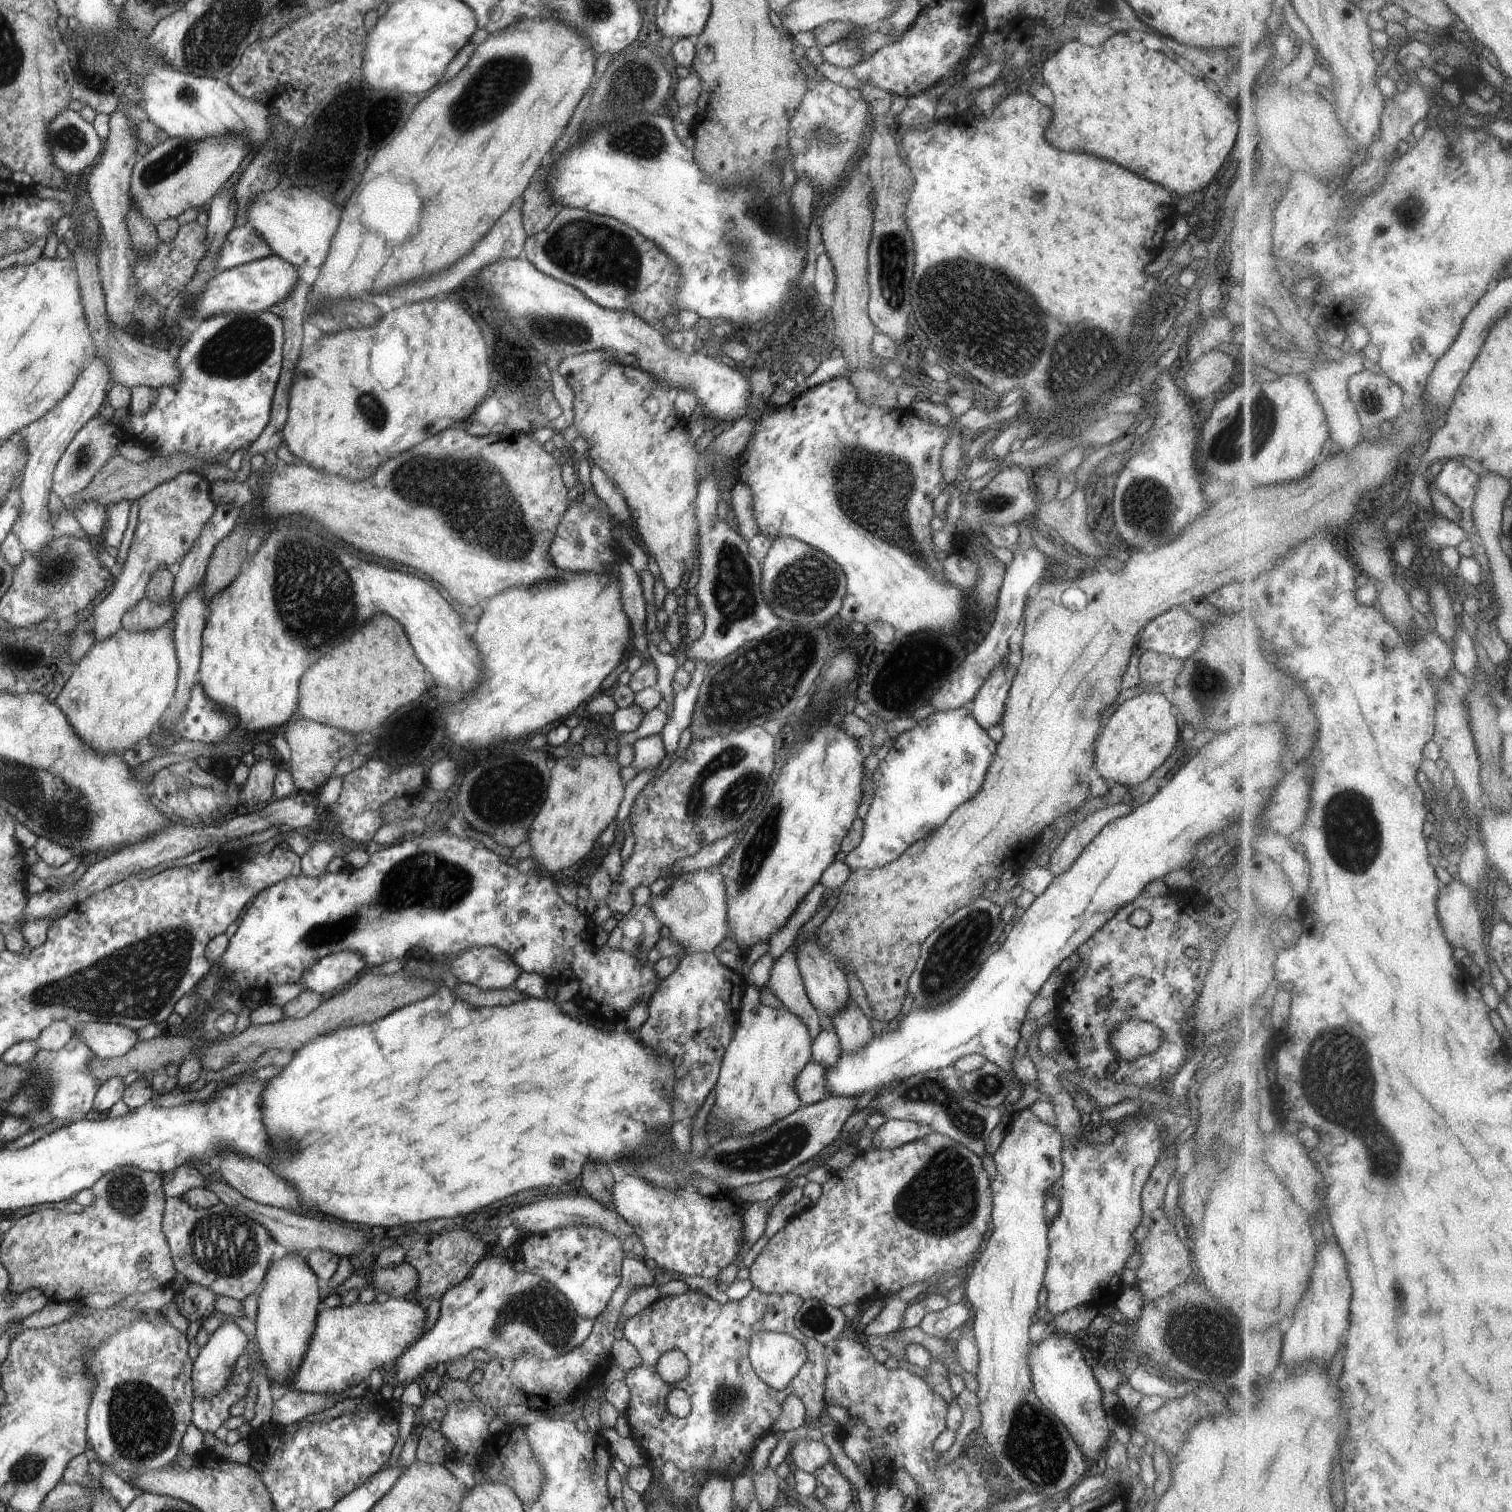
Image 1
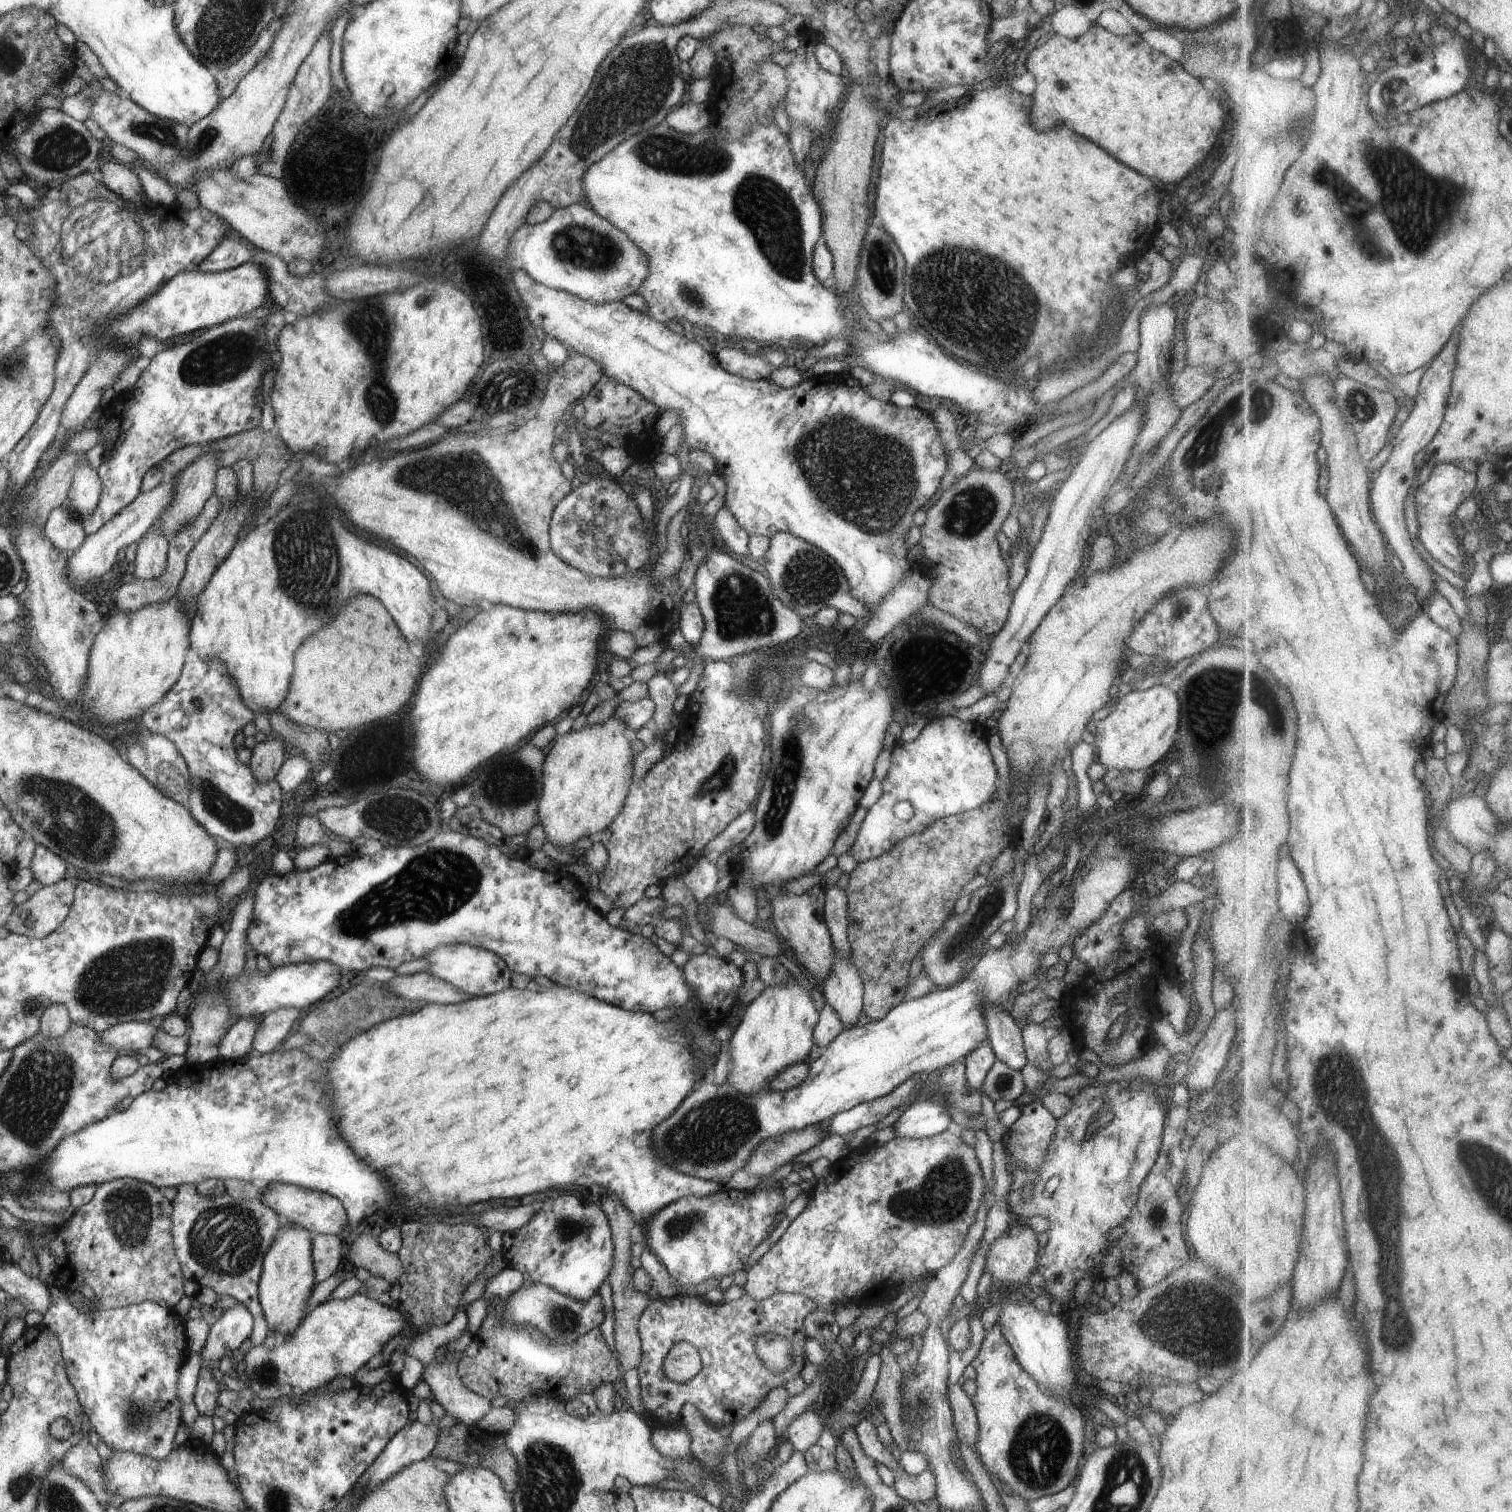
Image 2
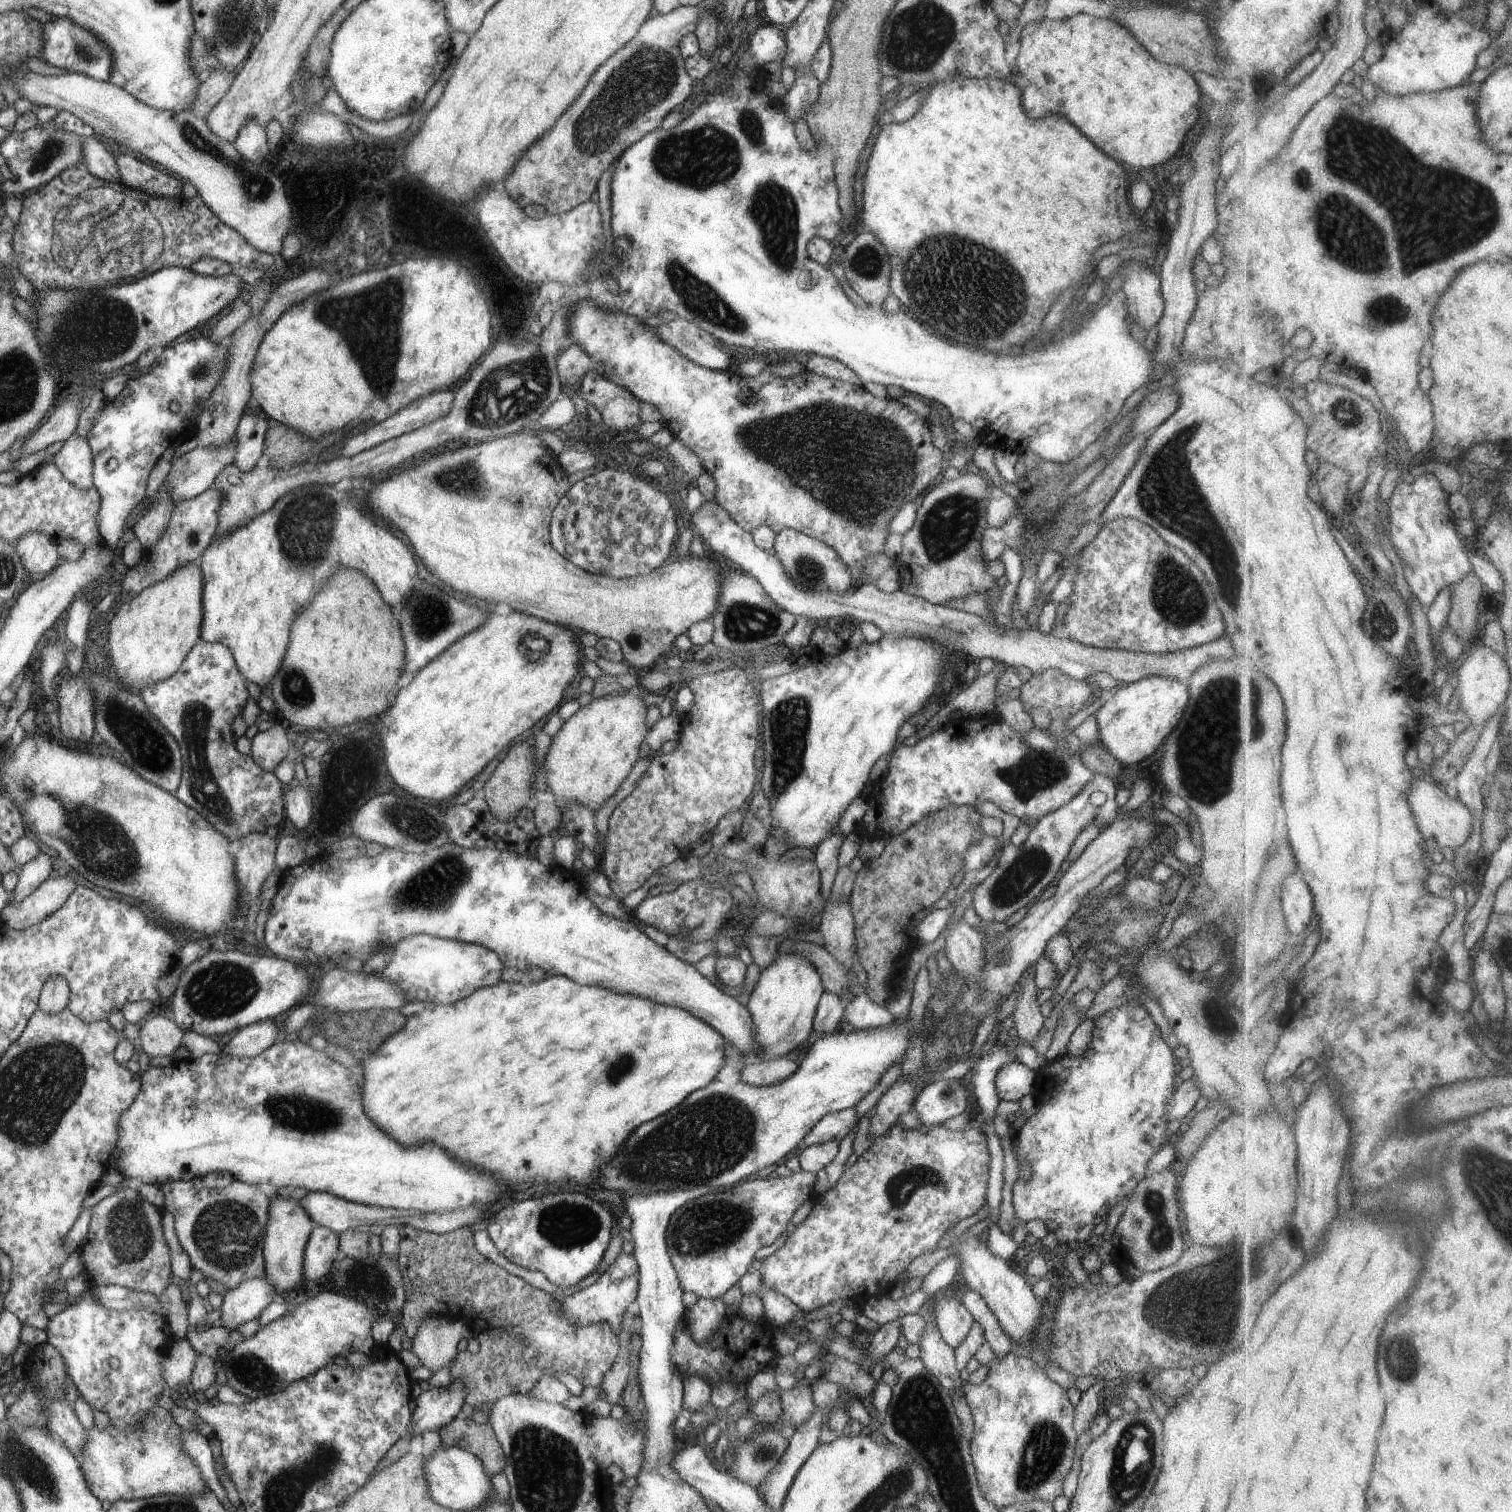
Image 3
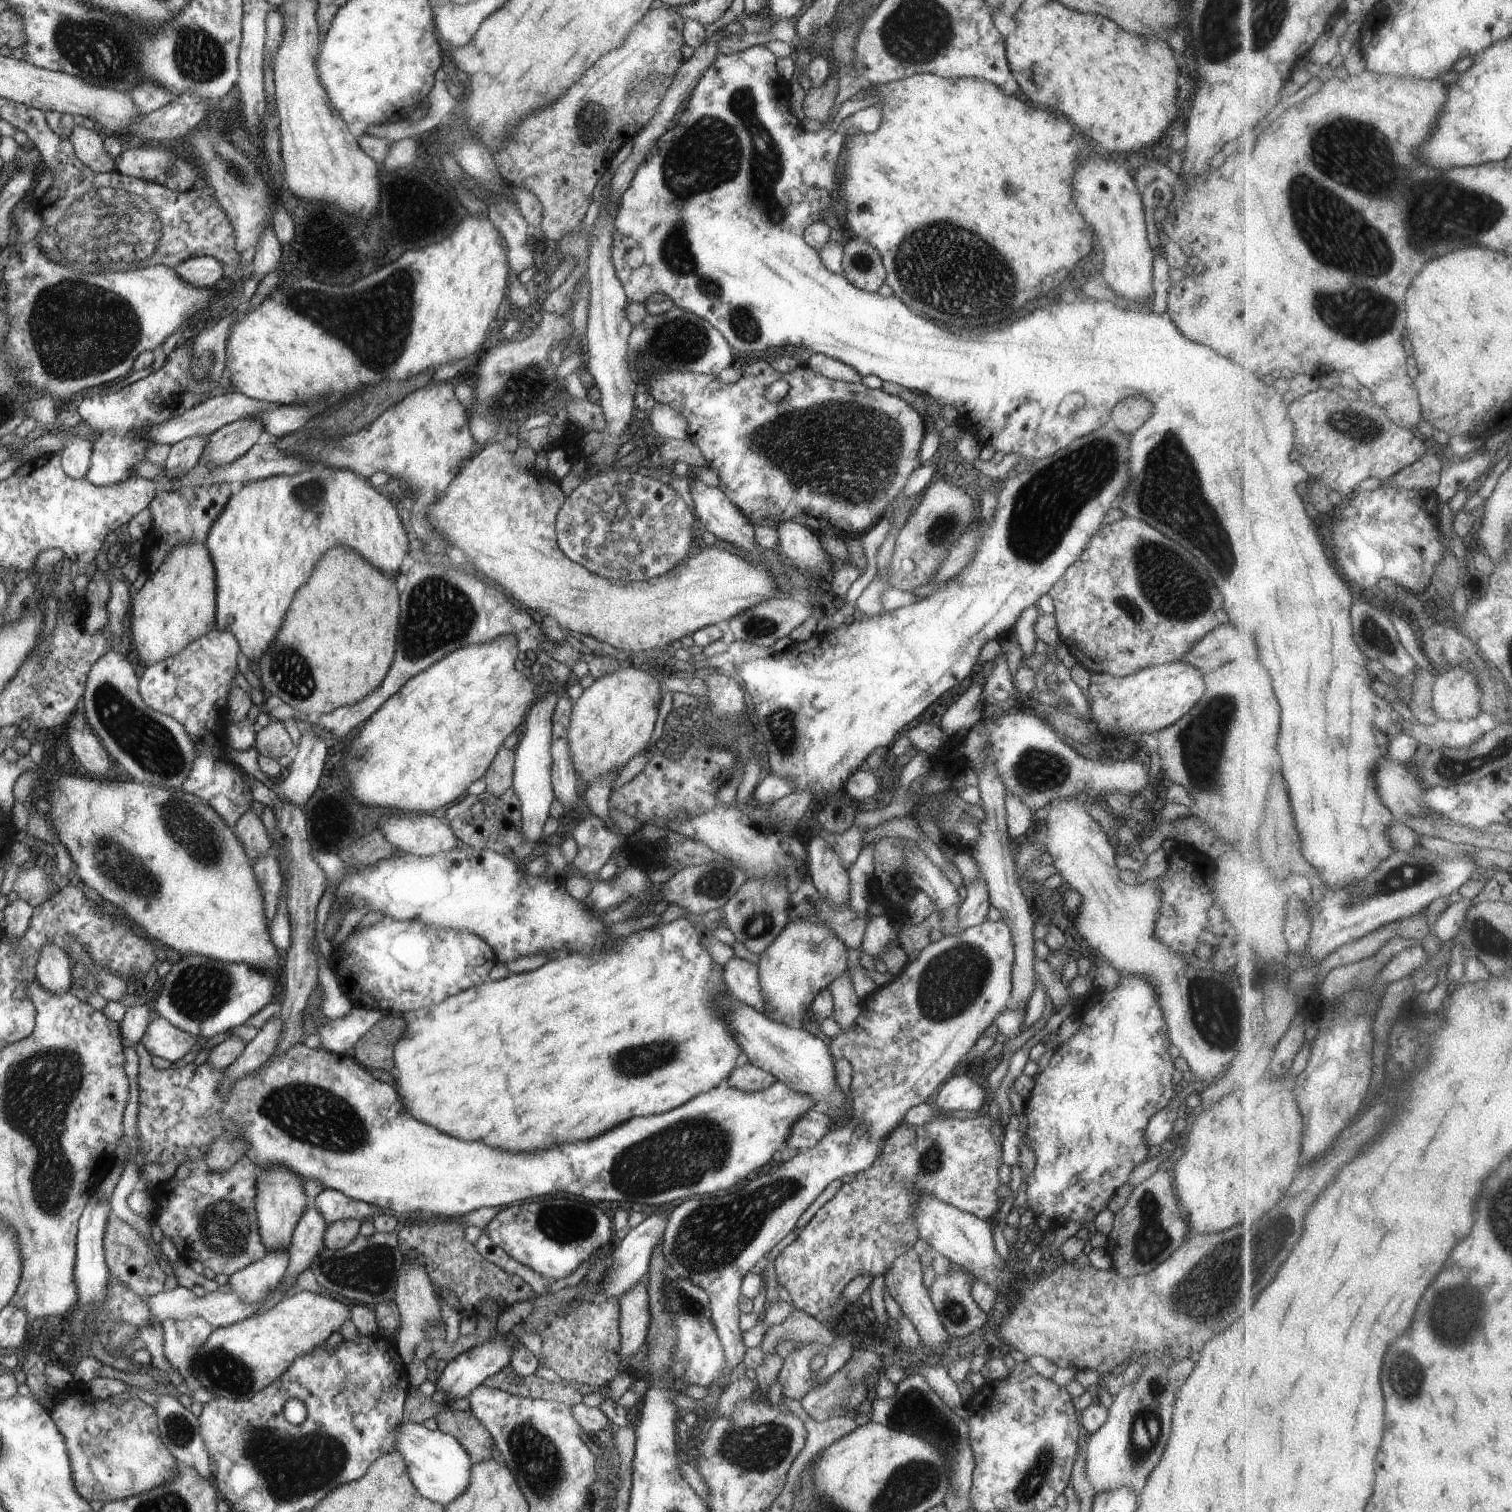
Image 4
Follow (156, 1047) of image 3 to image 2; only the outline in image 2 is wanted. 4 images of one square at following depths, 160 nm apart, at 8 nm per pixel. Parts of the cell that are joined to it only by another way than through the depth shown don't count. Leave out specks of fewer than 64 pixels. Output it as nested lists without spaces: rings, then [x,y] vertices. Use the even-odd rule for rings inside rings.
[[[128,1021],[114,1025],[101,1034],[101,1041],[118,1054],[120,1050],[142,1050],[151,1046],[153,1034],[156,1034],[156,1023]]]

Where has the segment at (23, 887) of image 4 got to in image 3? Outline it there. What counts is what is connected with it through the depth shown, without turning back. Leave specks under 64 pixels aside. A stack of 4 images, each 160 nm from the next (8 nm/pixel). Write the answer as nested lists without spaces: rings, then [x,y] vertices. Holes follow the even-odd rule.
[[[65,873],[54,879],[46,879],[24,900],[7,904],[1,912],[1,919],[12,930],[25,931],[62,908],[77,886],[76,881]]]

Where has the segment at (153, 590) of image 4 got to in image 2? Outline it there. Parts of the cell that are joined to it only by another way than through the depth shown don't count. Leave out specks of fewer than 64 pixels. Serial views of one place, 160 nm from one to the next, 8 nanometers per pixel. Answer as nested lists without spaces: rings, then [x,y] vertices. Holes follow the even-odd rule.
[[[178,594],[163,603],[144,605],[128,614],[125,611],[118,611],[110,617],[105,617],[104,626],[96,635],[90,651],[83,694],[85,699],[83,708],[79,711],[88,710],[89,717],[94,714],[99,722],[106,726],[131,720],[139,722],[141,716],[152,705],[160,702],[181,677],[186,661],[192,656],[189,642],[190,628],[192,624],[189,611],[185,610],[185,600]]]

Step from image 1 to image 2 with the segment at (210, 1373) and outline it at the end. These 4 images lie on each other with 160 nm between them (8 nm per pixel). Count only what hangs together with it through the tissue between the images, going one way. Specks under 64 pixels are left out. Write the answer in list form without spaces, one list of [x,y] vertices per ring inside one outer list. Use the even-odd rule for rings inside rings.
[[[242,1303],[225,1310],[210,1327],[206,1344],[199,1352],[203,1366],[218,1375],[221,1358],[243,1348],[252,1331],[253,1316]]]

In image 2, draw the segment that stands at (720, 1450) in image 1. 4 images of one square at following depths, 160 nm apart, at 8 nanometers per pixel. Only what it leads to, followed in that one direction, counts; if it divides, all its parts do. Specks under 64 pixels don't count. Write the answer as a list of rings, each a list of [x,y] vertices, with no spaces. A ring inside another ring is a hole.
[[[748,1293],[740,1299],[731,1302],[713,1304],[699,1295],[680,1294],[669,1299],[656,1299],[650,1301],[646,1310],[640,1315],[638,1332],[641,1340],[641,1361],[637,1366],[641,1386],[642,1406],[644,1412],[648,1412],[655,1421],[648,1422],[652,1427],[674,1427],[681,1422],[681,1409],[686,1403],[693,1404],[702,1415],[705,1422],[714,1428],[720,1428],[731,1424],[734,1426],[740,1420],[744,1420],[750,1412],[760,1408],[762,1401],[768,1396],[770,1390],[784,1387],[789,1380],[800,1377],[804,1364],[808,1361],[805,1353],[805,1342],[809,1336],[804,1330],[803,1320],[818,1305],[810,1298],[803,1297],[798,1293],[776,1293],[764,1300],[757,1301]],[[775,1332],[790,1340],[793,1346],[793,1360],[791,1366],[783,1373],[777,1374],[769,1371],[758,1358],[755,1351],[755,1340],[758,1336]],[[684,1341],[690,1343],[698,1350],[701,1358],[701,1369],[692,1380],[685,1383],[667,1382],[663,1374],[663,1360],[670,1348],[676,1343]]]

